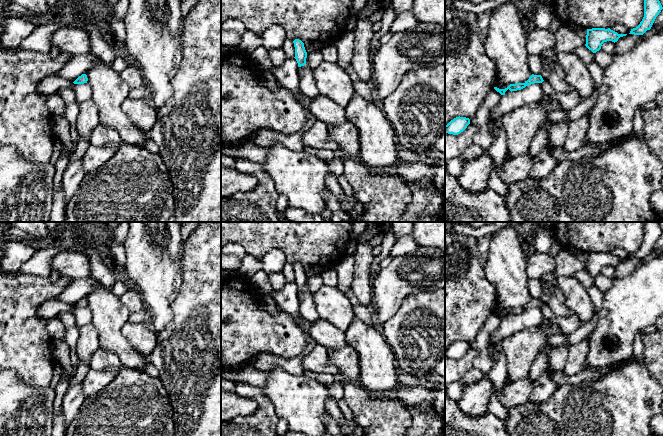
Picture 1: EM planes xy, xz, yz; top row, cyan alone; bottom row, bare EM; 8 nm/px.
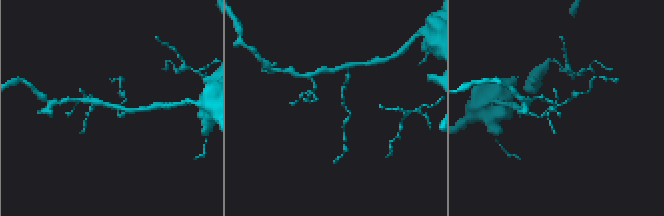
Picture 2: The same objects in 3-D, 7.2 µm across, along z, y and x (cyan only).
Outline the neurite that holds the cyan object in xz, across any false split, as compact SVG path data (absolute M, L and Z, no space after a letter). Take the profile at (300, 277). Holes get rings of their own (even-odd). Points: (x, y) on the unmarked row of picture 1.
M295 263L293 265L295 271L295 283L298 287L298 291L304 290L306 288L307 276L304 271L304 267L299 264Z

